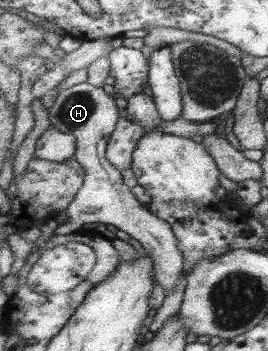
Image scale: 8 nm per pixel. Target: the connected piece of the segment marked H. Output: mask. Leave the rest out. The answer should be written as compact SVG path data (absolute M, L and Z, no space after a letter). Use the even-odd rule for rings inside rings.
M89 81L83 84L67 85L64 91L60 92L54 107L49 112L50 124L57 126L59 130L72 134L77 138L78 154L75 159L83 165L86 170L86 181L82 190L78 193L75 200L68 206L66 214L68 221L54 227L52 235L65 235L69 233L82 232L81 226L86 223L99 223L102 226L112 224L130 236L136 239L155 261L154 278L161 284L165 295L171 293L182 280L184 271L184 255L178 247L178 240L174 230L166 220L151 212L150 207L143 207L143 203L135 197L129 186L123 182L123 174L114 167L106 157L108 145L111 137L118 127L119 109L117 109L117 100L107 94L102 87L93 86Z

